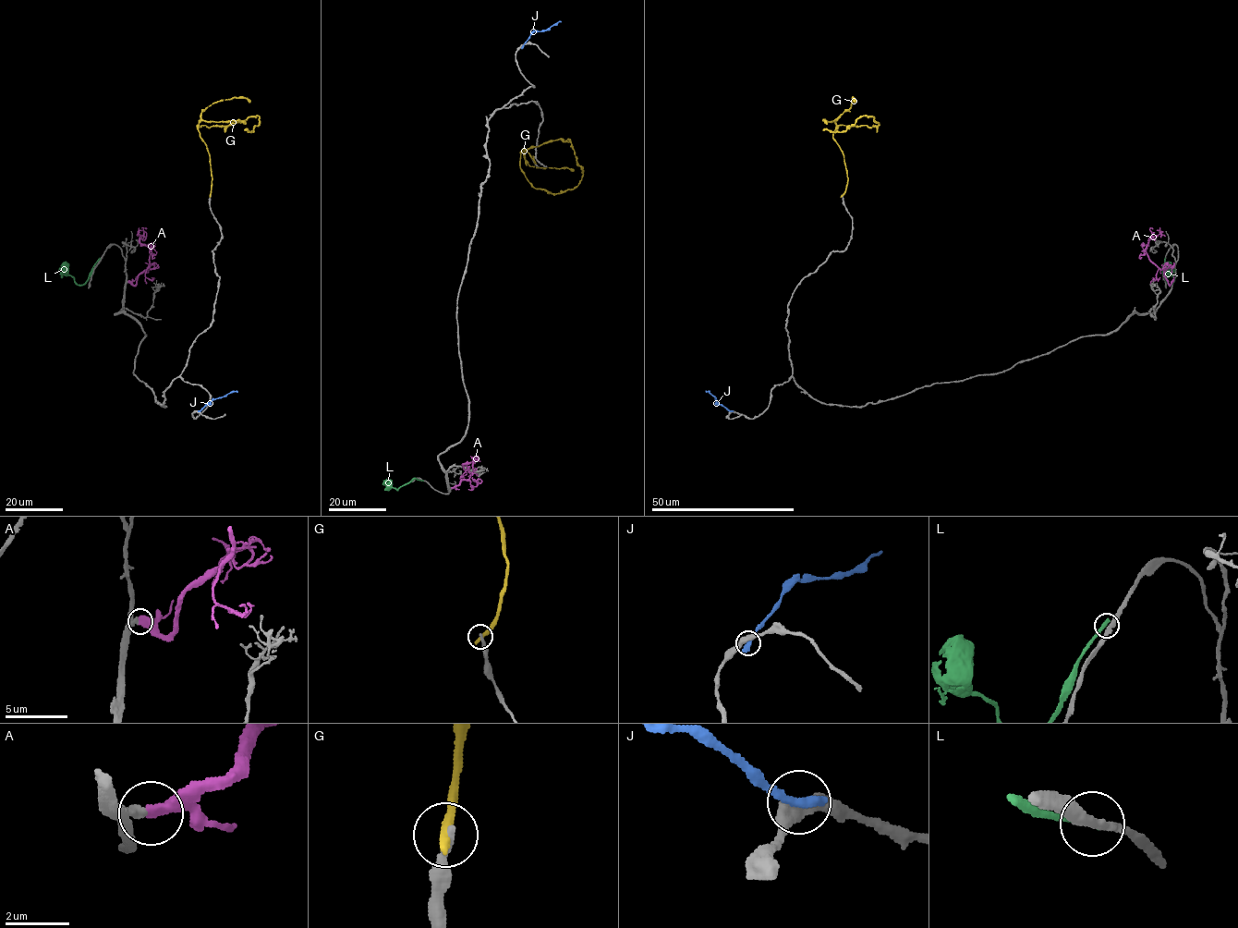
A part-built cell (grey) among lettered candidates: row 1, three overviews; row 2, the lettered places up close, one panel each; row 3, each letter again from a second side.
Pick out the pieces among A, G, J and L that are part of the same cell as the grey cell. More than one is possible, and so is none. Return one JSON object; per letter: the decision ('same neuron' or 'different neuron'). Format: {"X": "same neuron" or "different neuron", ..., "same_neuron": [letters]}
{"A": "same neuron", "G": "different neuron", "J": "different neuron", "L": "different neuron", "same_neuron": ["A"]}

